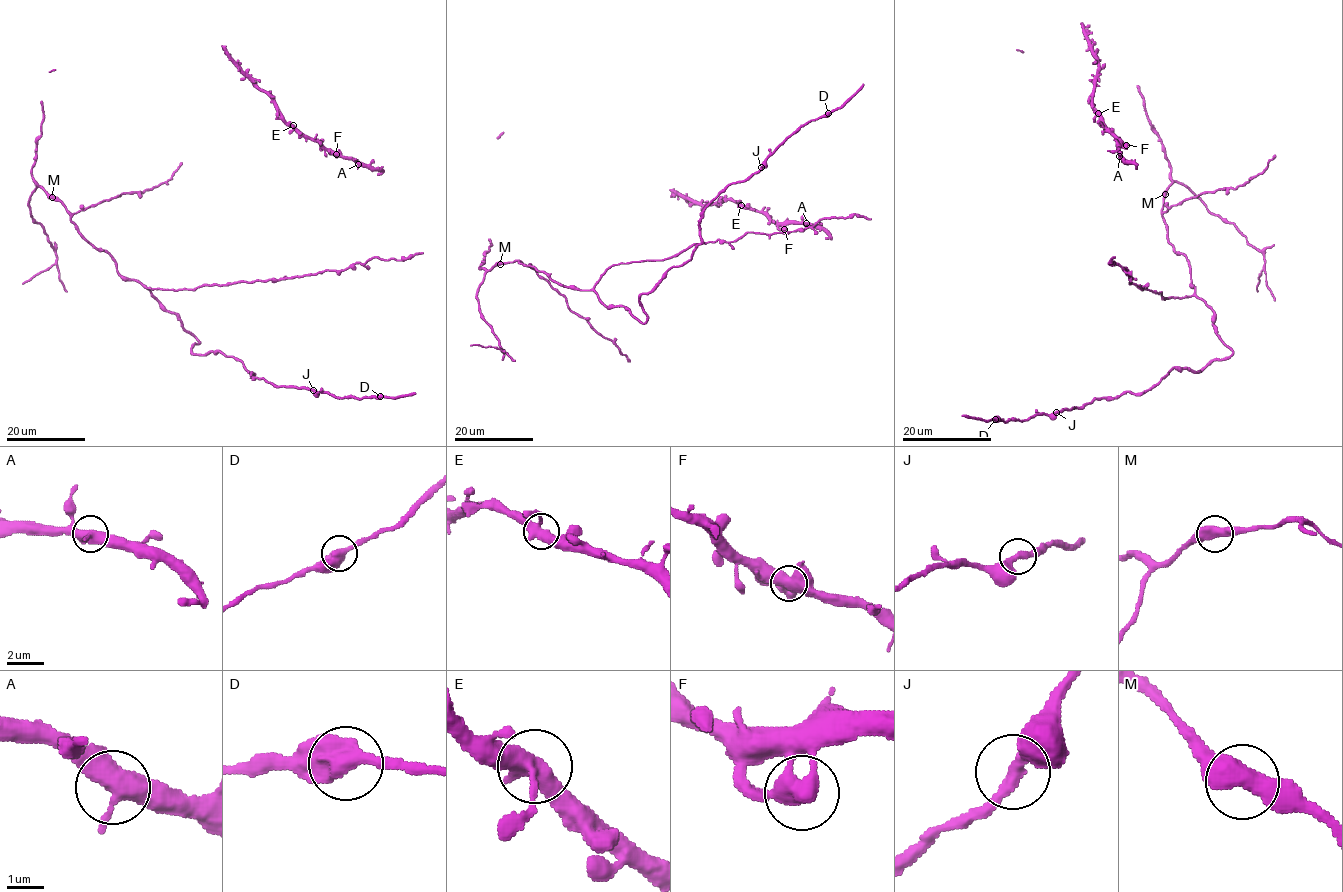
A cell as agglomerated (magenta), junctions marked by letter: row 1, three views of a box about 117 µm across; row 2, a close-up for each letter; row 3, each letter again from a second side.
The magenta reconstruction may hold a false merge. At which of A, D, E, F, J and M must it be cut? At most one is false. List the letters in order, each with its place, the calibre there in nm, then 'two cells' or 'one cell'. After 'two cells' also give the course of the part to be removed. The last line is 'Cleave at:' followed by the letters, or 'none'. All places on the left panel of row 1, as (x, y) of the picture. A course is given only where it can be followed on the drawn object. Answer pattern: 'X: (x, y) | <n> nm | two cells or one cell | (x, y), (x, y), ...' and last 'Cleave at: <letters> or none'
A: (358, 164) | 550 nm | one cell
D: (380, 396) | 550 nm | one cell
E: (293, 125) | 420 nm | one cell
F: (336, 154) | 500 nm | one cell
J: (313, 390) | 340 nm | one cell
M: (52, 197) | 550 nm | one cell
Cleave at: none

